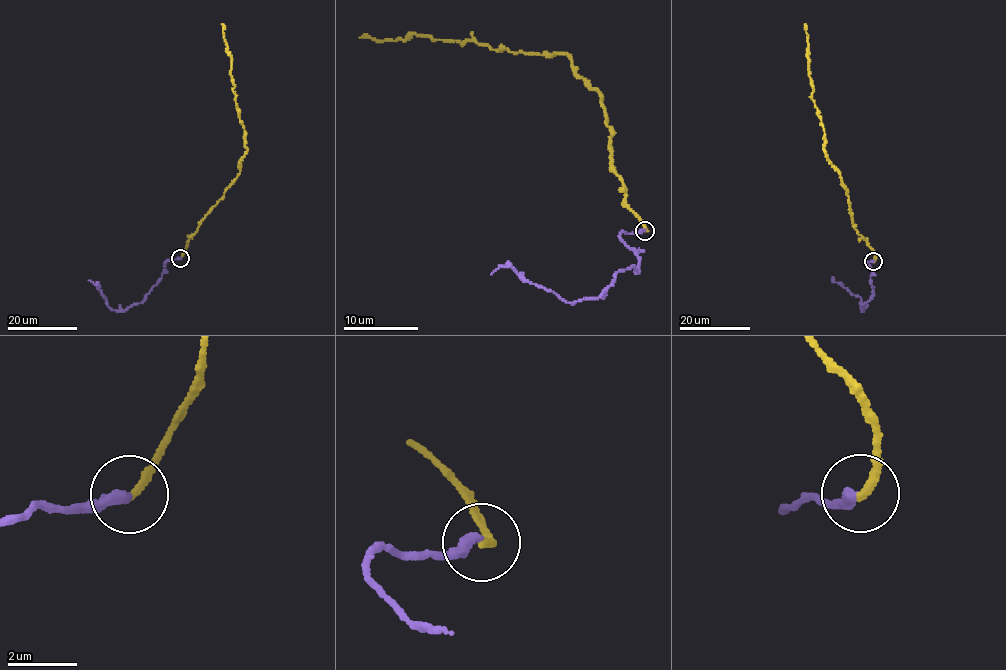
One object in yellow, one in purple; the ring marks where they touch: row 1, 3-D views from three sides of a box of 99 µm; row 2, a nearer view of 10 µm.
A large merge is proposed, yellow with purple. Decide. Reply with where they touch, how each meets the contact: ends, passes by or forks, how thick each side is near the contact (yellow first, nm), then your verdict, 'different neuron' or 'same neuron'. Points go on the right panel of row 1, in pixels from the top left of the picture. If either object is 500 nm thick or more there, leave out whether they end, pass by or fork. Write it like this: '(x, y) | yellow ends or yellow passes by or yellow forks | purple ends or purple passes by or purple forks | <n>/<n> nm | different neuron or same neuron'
(873, 261) | yellow ends | purple ends | 240/280 nm | different neuron

